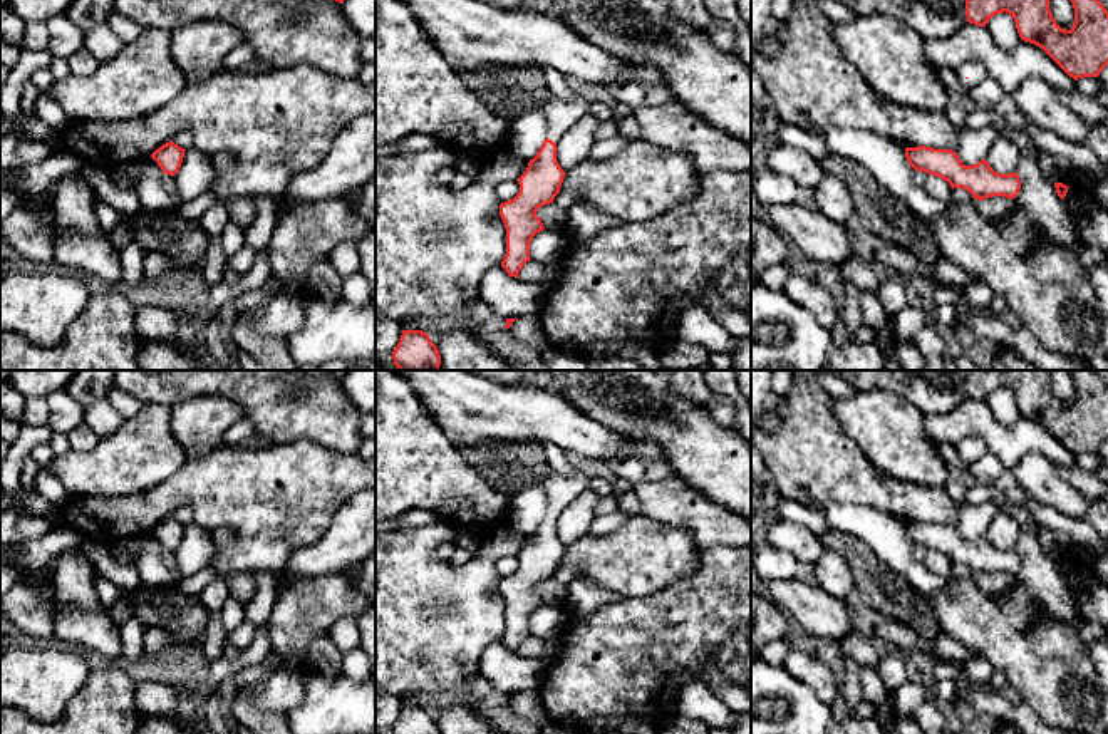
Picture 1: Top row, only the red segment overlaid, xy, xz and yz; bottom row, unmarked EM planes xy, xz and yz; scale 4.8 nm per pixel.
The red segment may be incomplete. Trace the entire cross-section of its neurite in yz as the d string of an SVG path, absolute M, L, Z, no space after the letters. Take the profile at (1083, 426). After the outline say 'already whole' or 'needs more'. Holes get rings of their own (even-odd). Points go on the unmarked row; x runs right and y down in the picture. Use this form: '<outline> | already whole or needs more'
M966 370L966 392L969 399L986 402L986 399L997 389L1009 389L1021 416L1043 424L1069 452L1074 456L1081 452L1098 452L1108 441L1108 385L1095 370L1068 370L1074 384L1074 399L1069 406L1061 404L1049 385L1049 370Z | already whole

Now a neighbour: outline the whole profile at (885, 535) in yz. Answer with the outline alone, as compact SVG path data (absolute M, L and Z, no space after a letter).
M815 503L810 504L813 509L818 509L835 531L843 531L853 535L855 538L865 541L878 560L888 566L897 575L903 576L919 593L924 597L932 597L947 590L949 578L930 573L920 560L915 558L915 545L909 540L905 533L905 523L895 516L877 511L863 504L826 504L818 508Z

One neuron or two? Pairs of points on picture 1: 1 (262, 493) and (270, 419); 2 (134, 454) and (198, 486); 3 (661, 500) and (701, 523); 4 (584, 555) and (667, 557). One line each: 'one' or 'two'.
1: two
2: two
3: one
4: one

